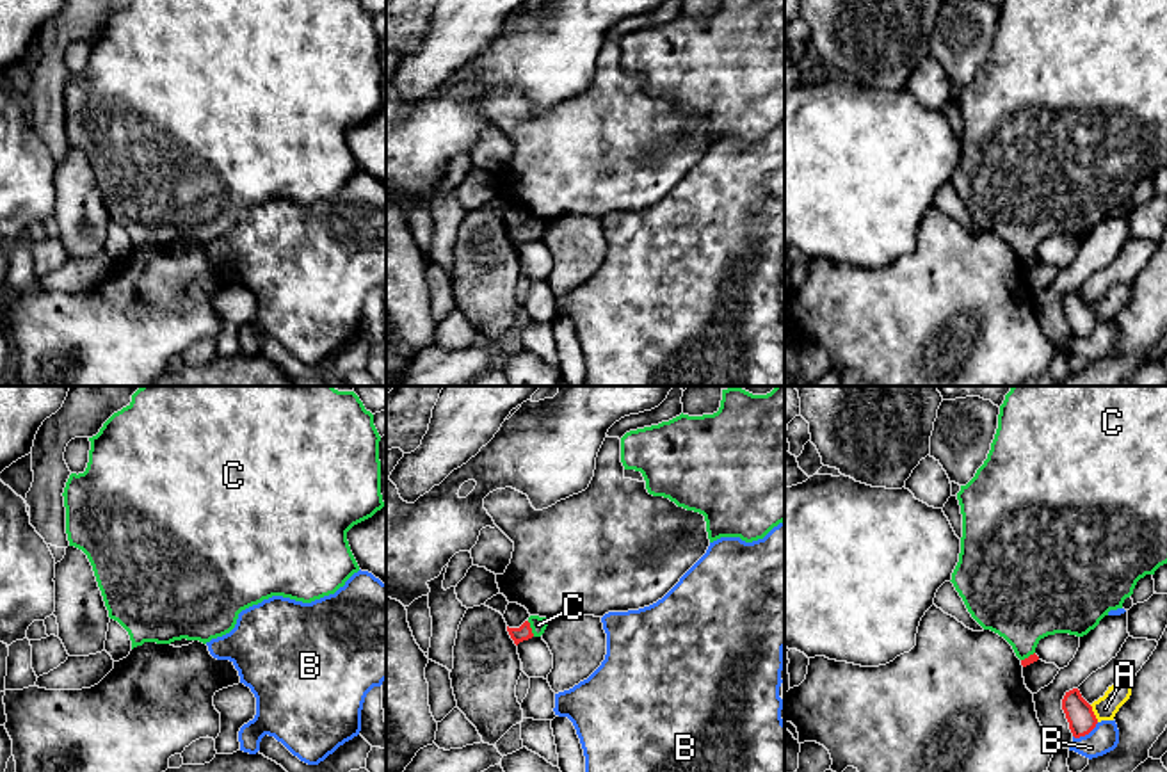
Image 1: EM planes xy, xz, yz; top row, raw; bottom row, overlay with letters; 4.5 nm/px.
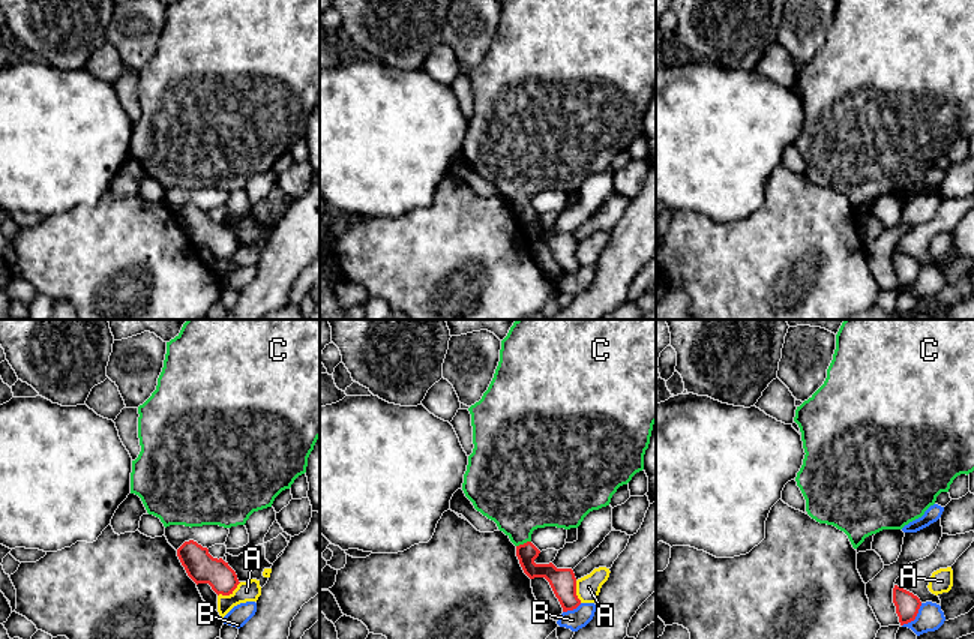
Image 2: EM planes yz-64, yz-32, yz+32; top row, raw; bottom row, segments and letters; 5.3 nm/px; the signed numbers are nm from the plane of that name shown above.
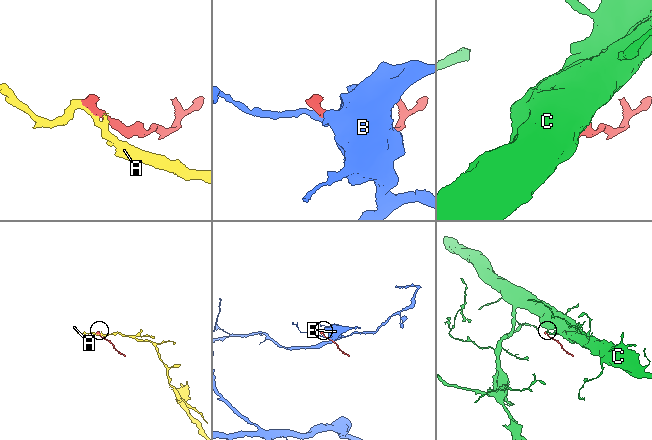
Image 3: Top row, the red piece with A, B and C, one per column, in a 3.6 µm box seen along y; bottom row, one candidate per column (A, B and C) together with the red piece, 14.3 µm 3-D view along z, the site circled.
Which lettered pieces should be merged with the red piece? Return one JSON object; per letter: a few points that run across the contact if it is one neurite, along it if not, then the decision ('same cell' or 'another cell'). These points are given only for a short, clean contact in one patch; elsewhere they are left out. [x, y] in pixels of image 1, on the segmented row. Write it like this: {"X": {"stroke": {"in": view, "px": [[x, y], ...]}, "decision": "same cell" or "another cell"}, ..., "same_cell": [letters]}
{"A": {"stroke": {"in": "yz", "px": [[1089, 705], [1098, 721]]}, "decision": "another cell"}, "B": {"decision": "another cell"}, "C": {"stroke": {"in": "xz", "px": [[523, 632], [531, 628], [538, 625]]}, "decision": "same cell"}, "same_cell": ["C"]}

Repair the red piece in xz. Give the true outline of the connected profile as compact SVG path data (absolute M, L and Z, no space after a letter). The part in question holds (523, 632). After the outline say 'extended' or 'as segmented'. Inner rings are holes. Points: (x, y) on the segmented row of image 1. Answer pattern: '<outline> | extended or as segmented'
M530 615L519 628L509 628L507 631L514 644L518 646L523 640L528 640L532 637L541 637L548 626L550 619Z | extended

